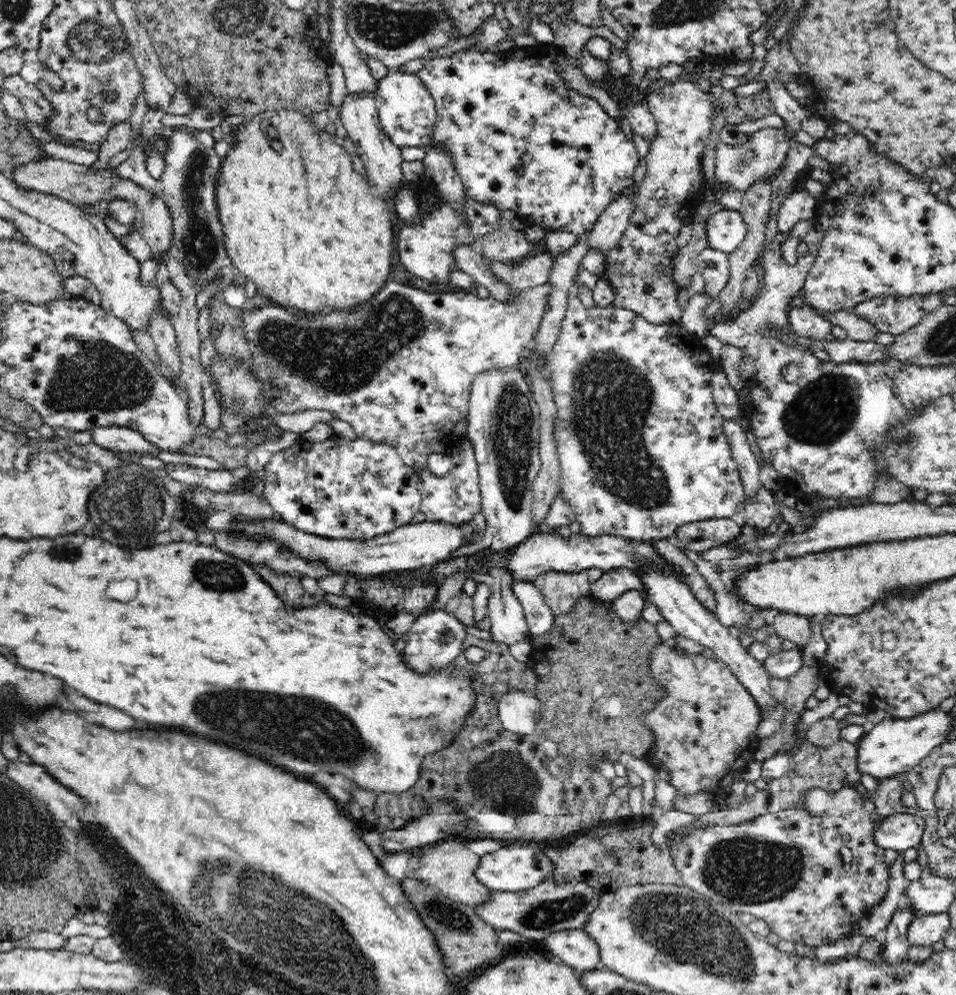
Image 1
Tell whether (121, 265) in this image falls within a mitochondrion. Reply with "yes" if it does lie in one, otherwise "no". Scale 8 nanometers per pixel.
no

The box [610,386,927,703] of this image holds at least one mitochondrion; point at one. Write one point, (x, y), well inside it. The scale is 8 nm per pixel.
(903, 448)

